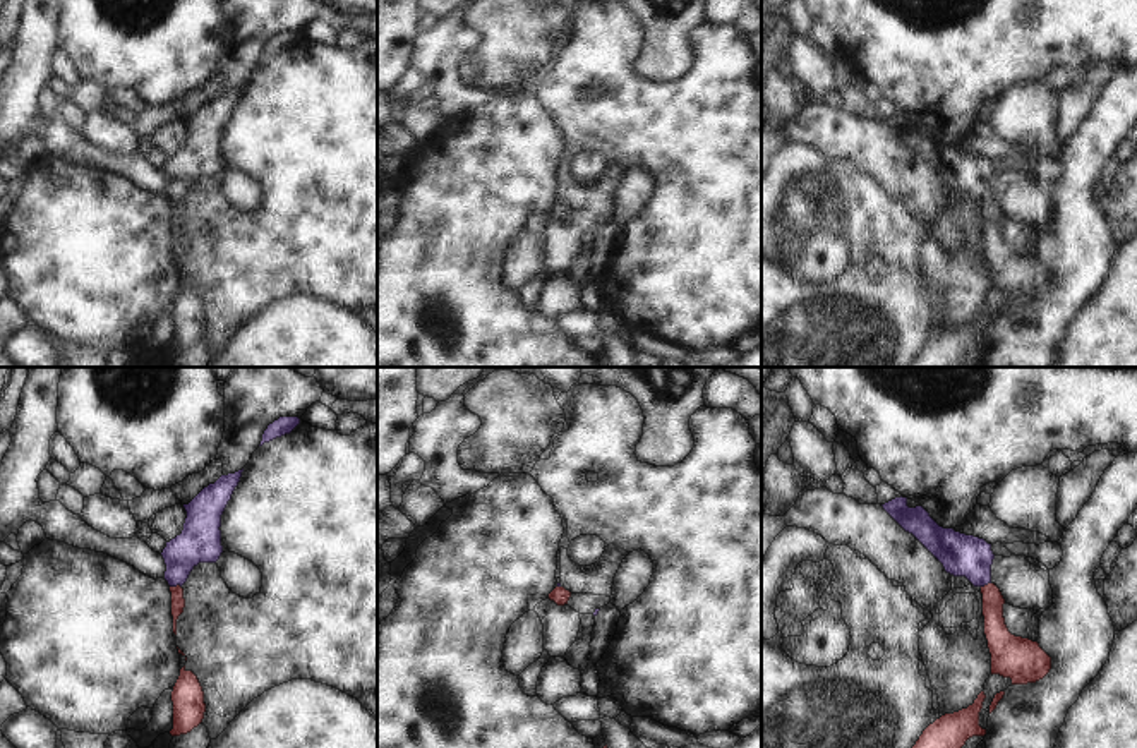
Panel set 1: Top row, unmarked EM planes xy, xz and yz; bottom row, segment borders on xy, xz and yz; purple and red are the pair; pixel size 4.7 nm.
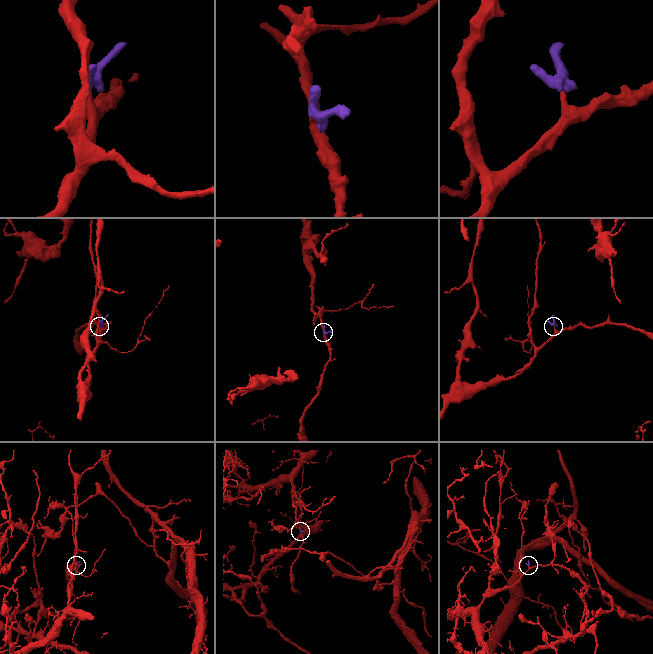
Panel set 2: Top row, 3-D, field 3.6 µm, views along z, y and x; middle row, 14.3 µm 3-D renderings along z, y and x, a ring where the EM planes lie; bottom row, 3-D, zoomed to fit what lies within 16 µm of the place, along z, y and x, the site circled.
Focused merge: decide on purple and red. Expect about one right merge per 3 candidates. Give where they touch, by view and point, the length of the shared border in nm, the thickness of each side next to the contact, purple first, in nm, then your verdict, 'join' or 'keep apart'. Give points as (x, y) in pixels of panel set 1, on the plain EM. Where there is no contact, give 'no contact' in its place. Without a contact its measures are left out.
meets purple in xy at (175, 201); contact 60 nm long; 190 nm thick on the purple side, 60 nm on the other; join

